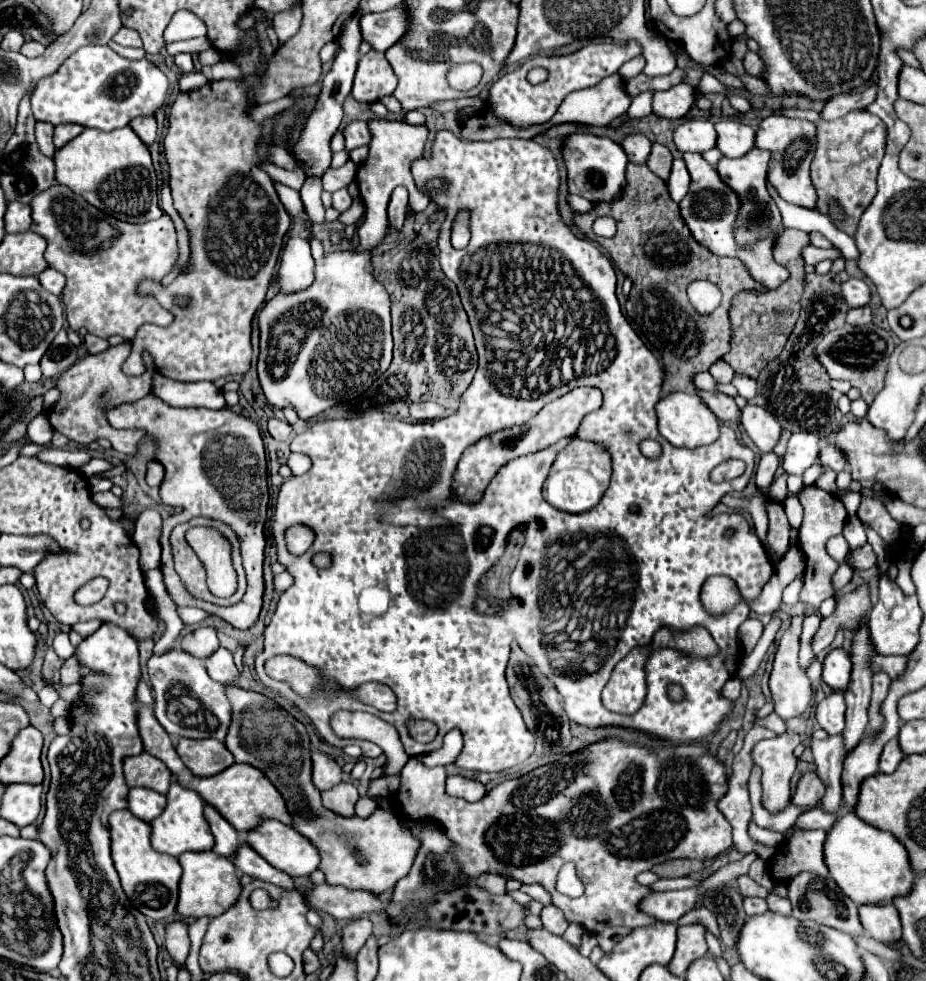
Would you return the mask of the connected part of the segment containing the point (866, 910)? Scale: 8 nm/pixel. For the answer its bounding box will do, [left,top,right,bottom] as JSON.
[859,904,901,944]

